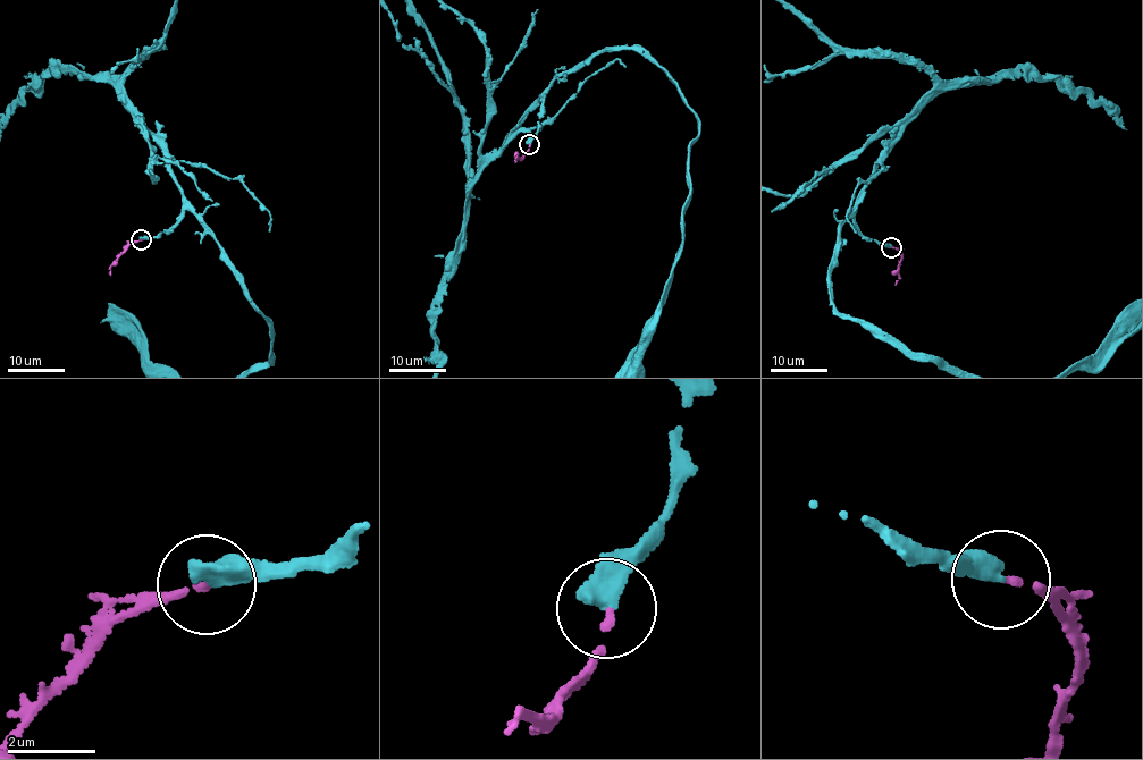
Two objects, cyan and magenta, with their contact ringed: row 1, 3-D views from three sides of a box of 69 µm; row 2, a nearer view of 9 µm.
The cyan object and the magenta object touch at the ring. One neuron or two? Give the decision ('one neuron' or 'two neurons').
one neuron

